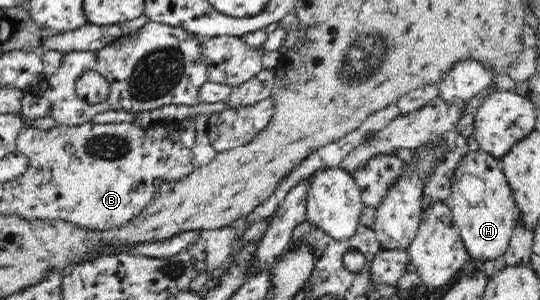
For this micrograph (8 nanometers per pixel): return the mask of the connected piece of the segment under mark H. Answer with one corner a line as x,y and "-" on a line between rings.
483,151
469,152
464,159
461,159
455,174
452,176
452,194
445,202
451,209
453,222
459,229
459,234
469,256
486,262
505,254
513,229
520,220
520,214
499,160

